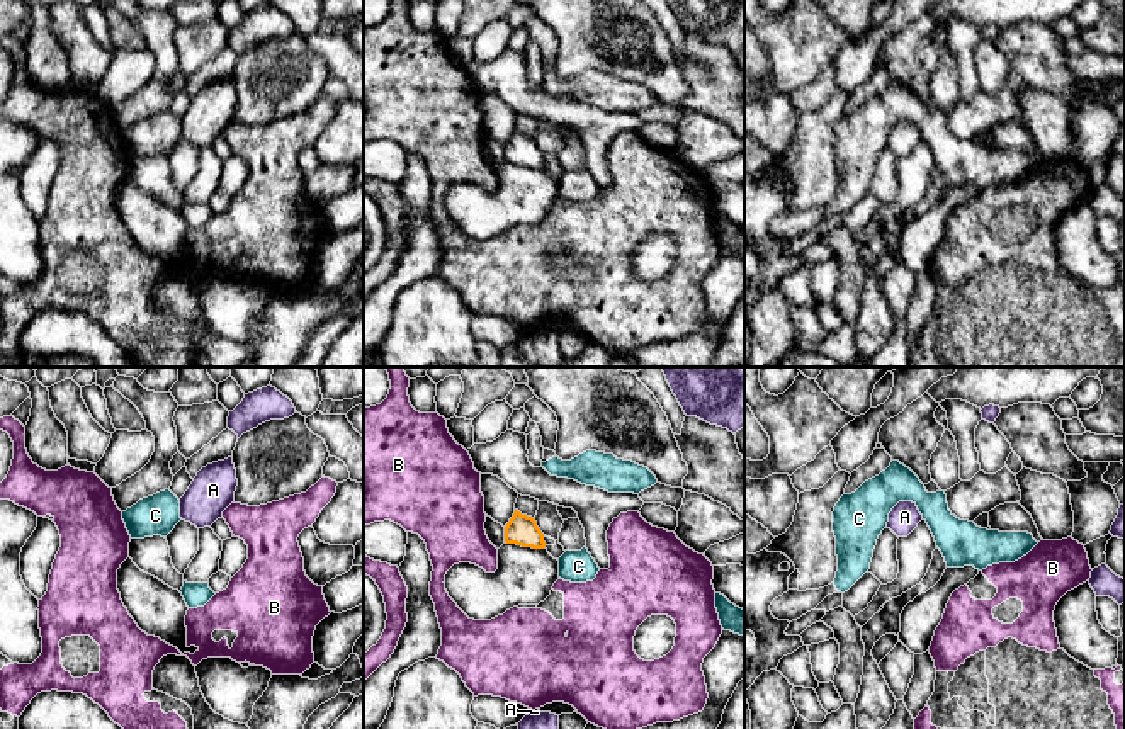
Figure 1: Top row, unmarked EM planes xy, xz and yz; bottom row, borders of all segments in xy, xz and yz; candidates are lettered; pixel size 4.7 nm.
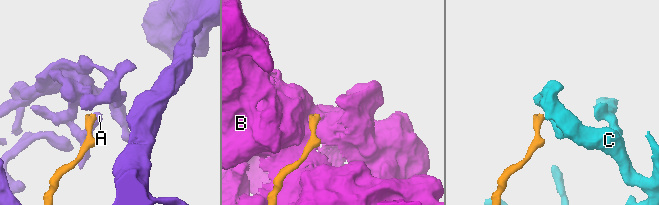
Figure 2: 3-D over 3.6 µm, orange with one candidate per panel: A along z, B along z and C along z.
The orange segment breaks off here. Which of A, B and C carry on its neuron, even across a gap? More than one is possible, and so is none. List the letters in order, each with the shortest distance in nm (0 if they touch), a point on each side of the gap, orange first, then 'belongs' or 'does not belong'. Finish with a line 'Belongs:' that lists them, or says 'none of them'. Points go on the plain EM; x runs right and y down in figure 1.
A: 750 nm | xz (537, 167), (537, 330) | belongs
B: 60 nm | xz (505, 160), (497, 169) | does not belong
C: 90 nm | xz (544, 165), (559, 177) | does not belong
Belongs: A

